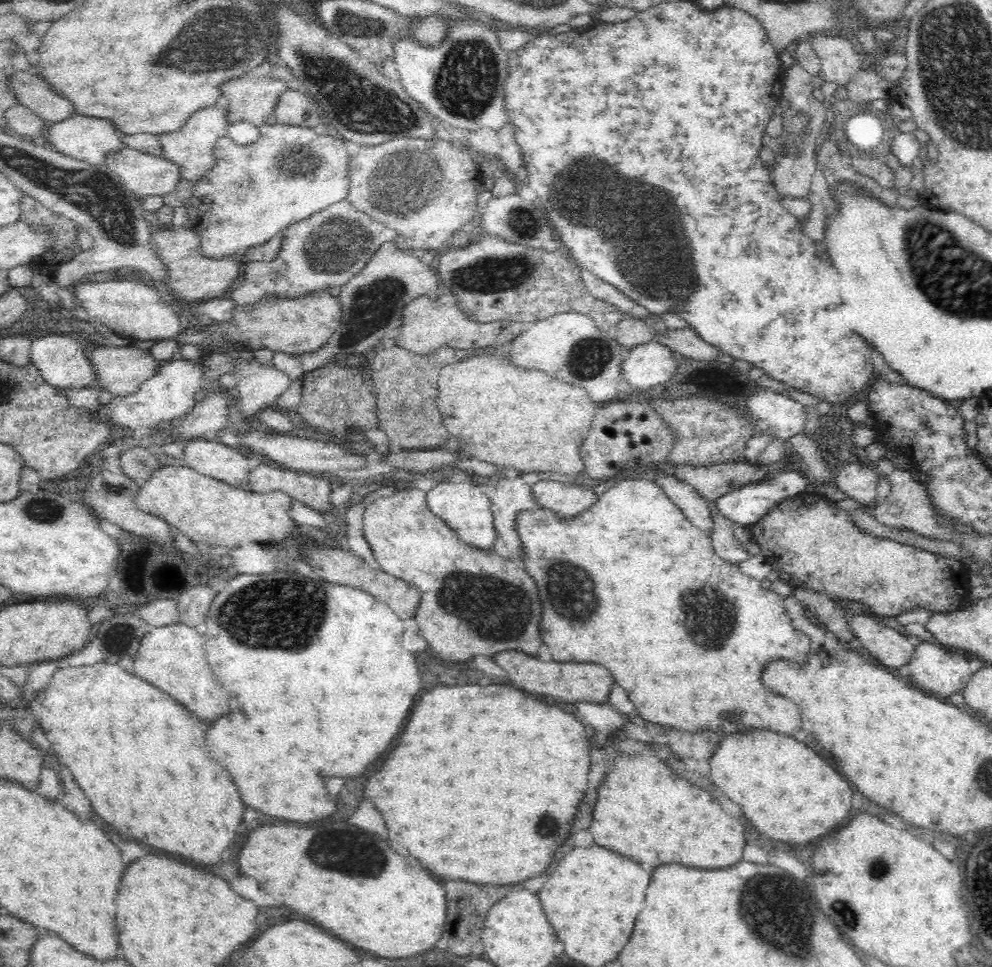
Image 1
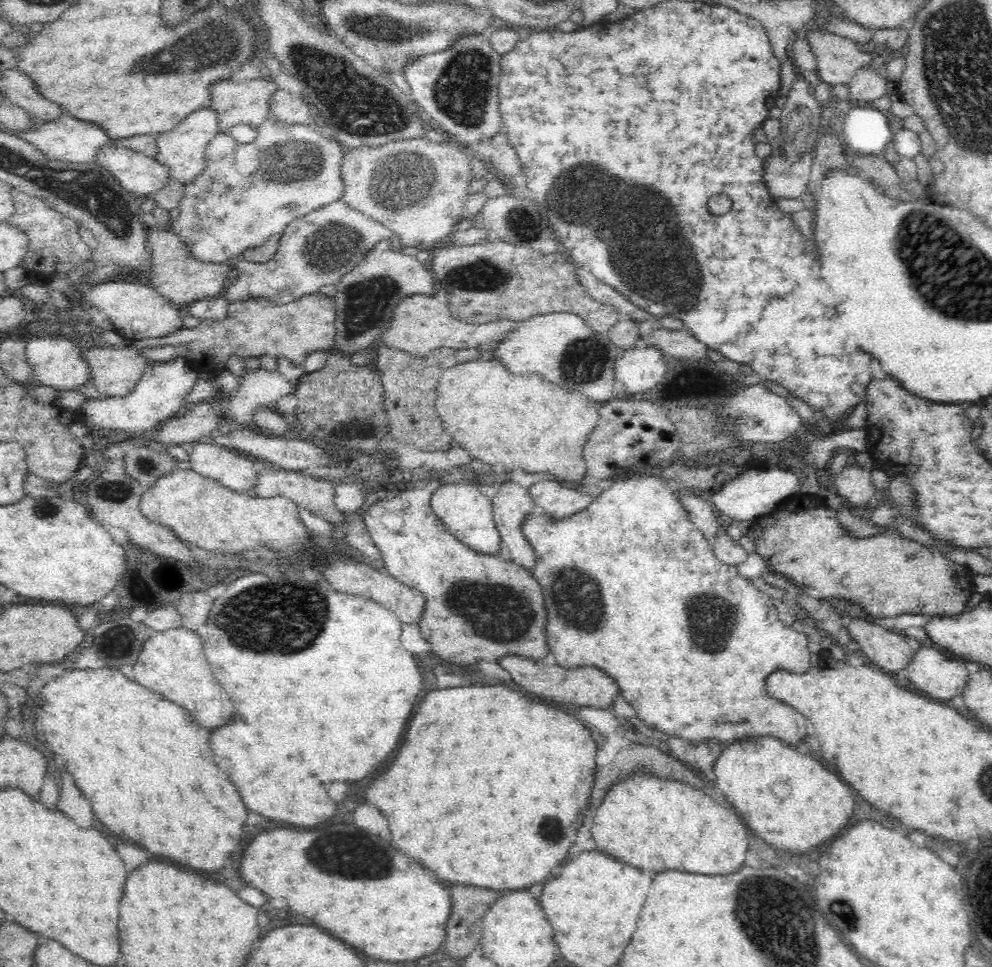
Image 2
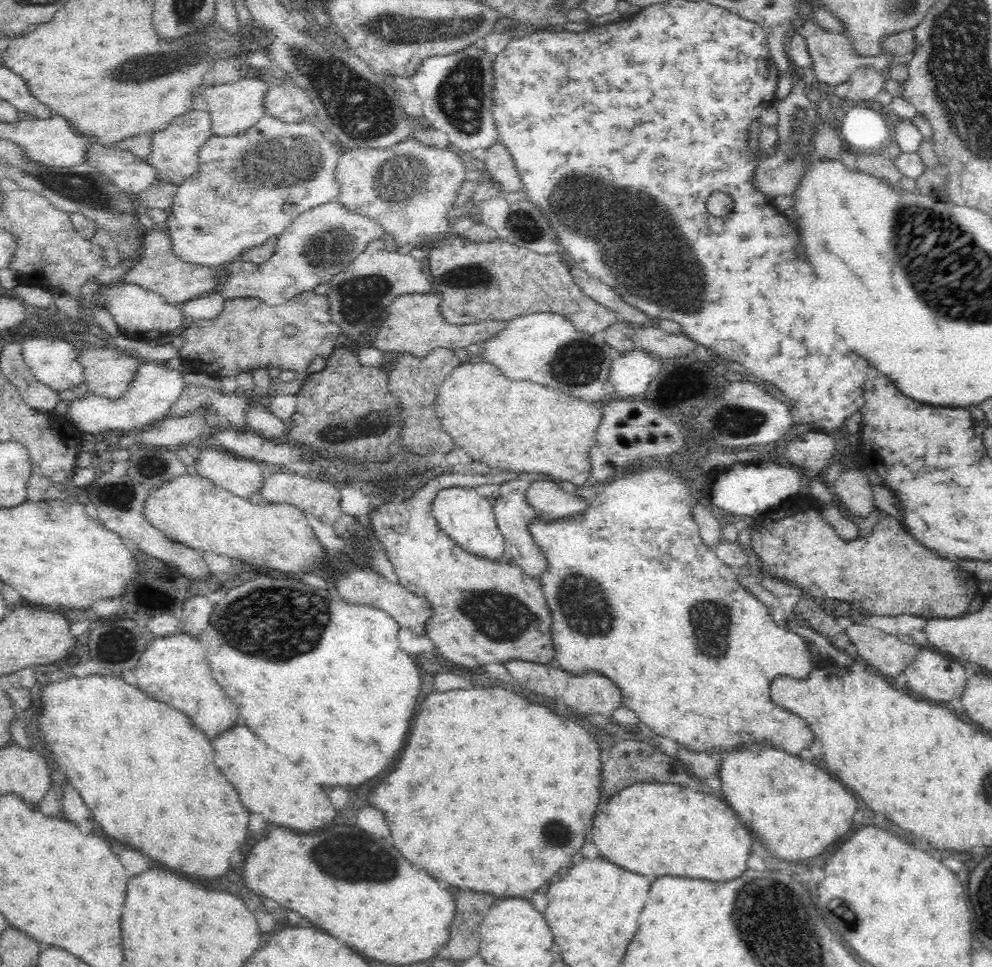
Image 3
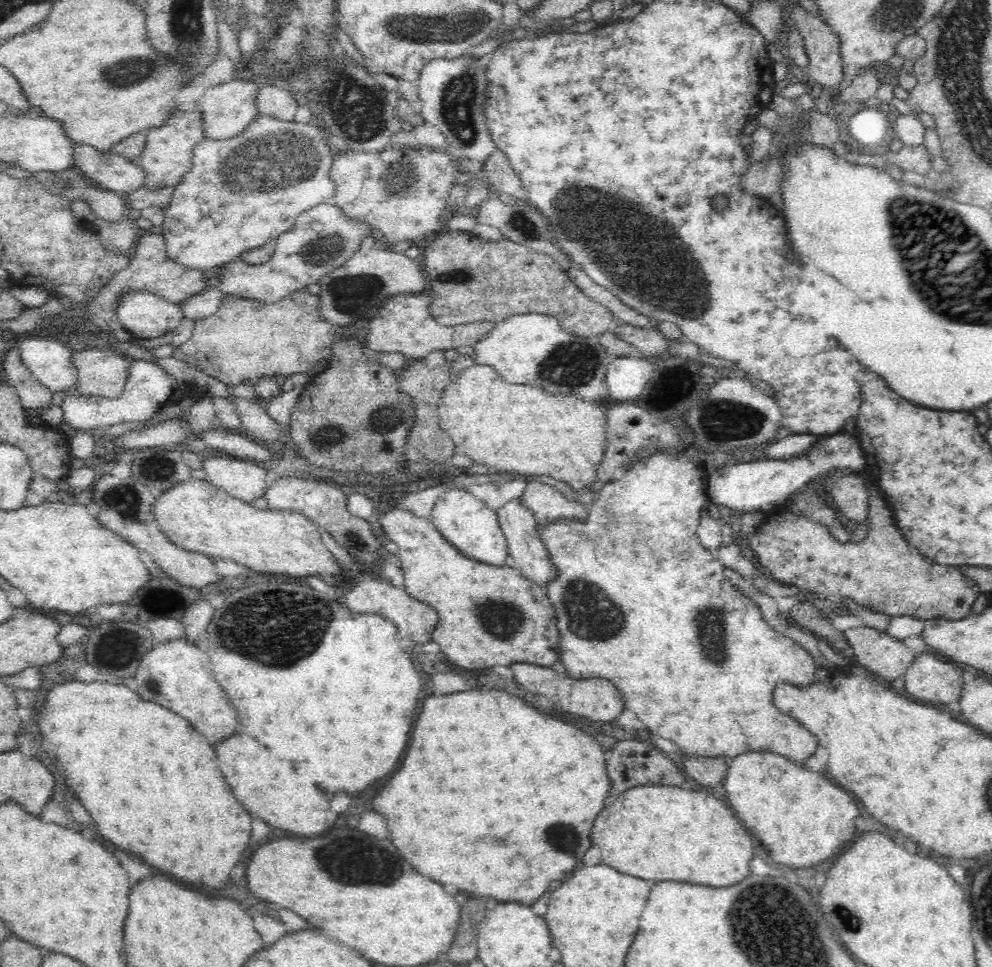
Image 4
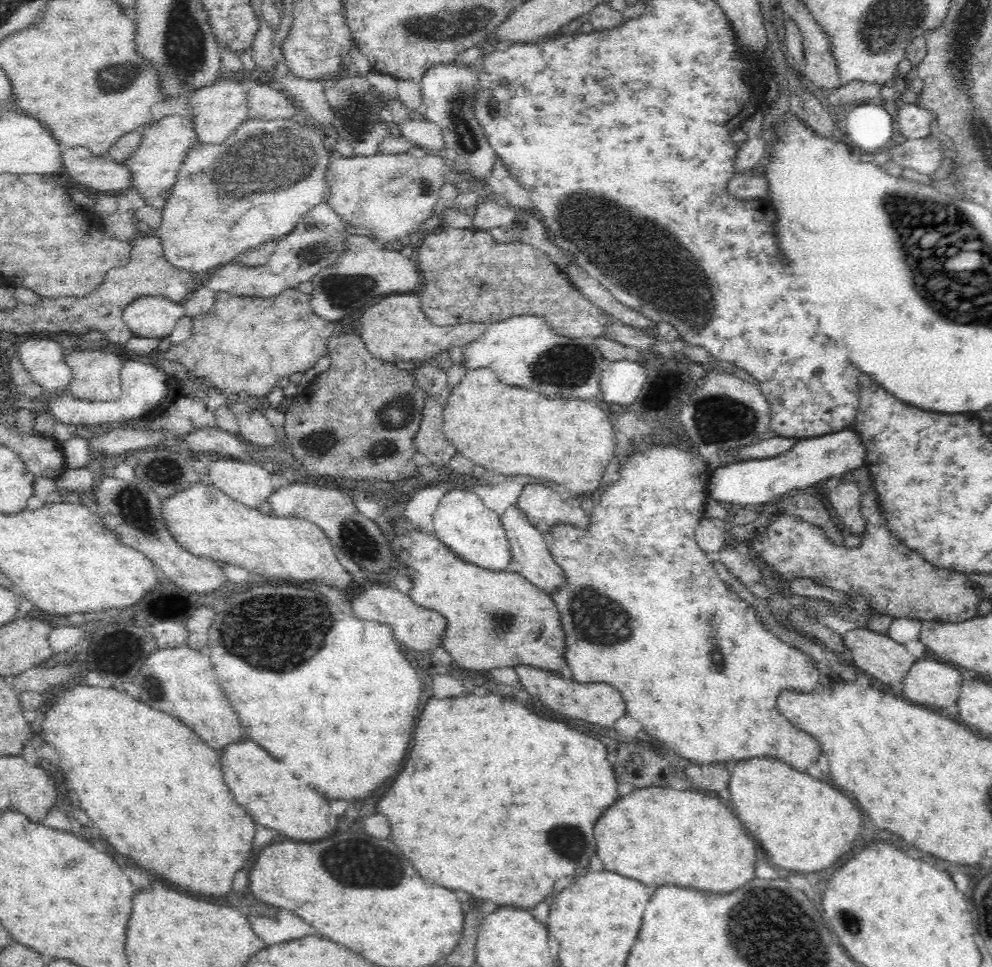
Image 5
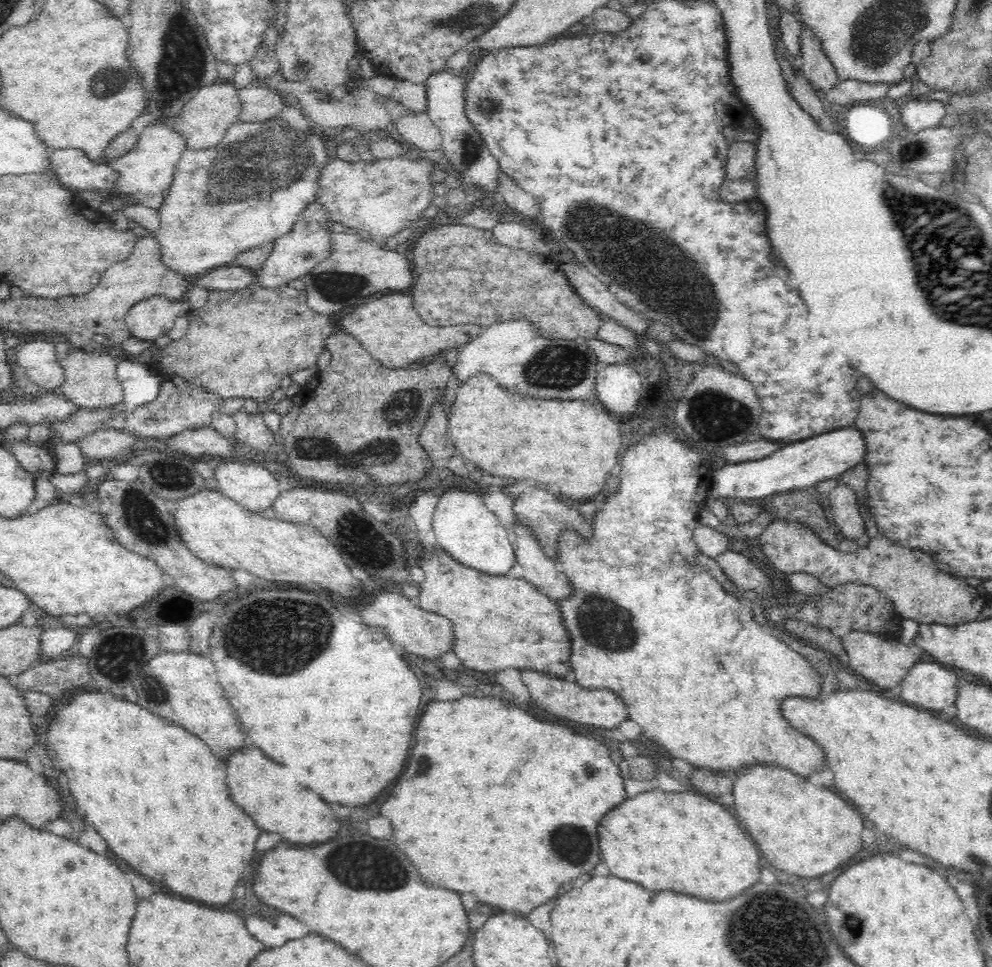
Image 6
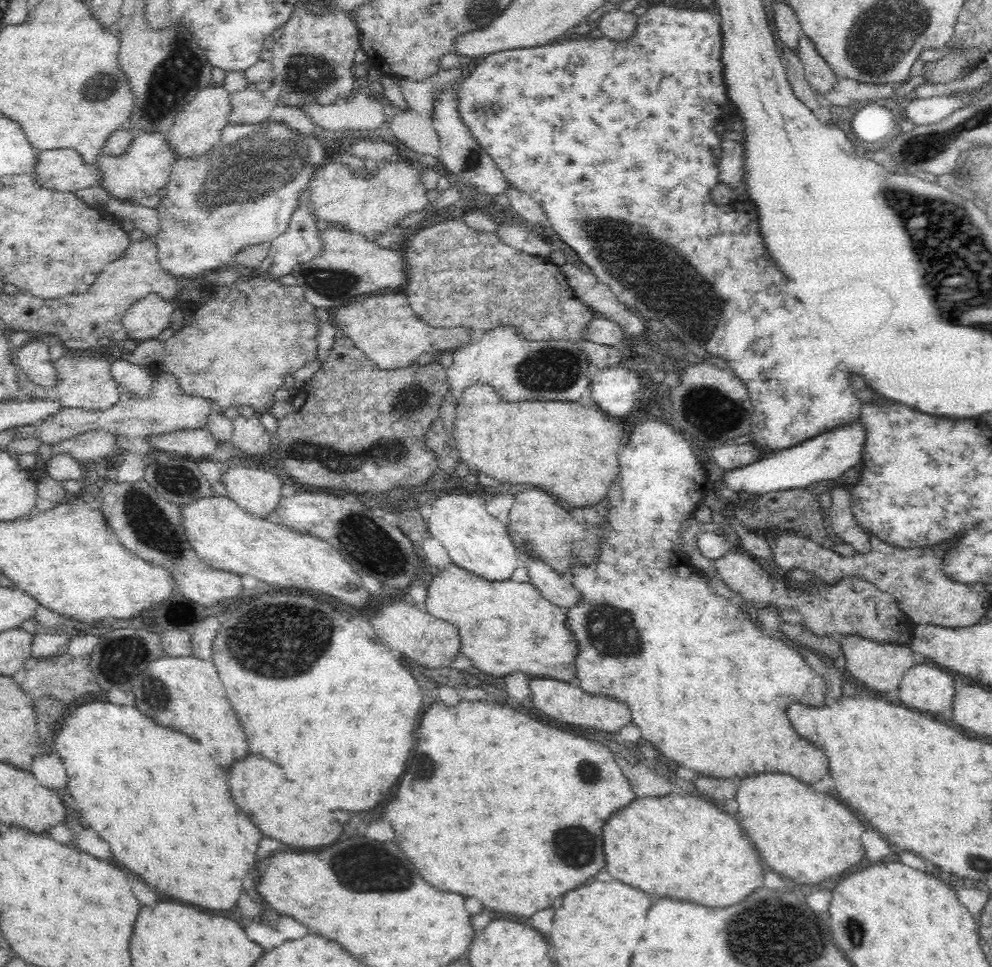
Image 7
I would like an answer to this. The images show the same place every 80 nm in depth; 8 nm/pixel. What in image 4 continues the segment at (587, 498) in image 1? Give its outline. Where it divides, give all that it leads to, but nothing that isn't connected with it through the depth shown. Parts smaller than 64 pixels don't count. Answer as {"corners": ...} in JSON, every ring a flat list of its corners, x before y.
{"corners":[[542,482,527,484,521,501,534,513,537,525,546,526,558,519,586,521,589,513,587,506,576,499,567,500,561,492]]}

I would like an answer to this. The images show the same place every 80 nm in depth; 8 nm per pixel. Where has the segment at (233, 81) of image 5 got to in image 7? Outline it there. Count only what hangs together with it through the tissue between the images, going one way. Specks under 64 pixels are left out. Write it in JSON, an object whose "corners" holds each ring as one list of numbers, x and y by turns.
{"corners":[[211,84,199,90,198,94,178,112,167,135,168,143,177,157,197,157,218,144,222,130,228,125,228,118,232,112,230,96,231,94,224,88,224,85]]}

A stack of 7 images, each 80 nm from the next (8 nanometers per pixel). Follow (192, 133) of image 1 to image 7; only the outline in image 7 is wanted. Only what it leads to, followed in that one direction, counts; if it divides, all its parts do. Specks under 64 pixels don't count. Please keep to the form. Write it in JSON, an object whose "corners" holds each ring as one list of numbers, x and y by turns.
{"corners":[[136,131,130,148,120,156,98,158,98,169,104,173,100,187,123,202,156,209,160,204,160,188,168,184,177,156,168,143,167,135,160,131]]}

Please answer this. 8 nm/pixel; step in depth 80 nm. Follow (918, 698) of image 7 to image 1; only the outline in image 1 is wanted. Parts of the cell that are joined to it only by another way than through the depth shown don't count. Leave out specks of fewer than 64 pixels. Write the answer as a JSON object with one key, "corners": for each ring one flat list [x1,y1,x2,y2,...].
{"corners":[[925,641,915,648,905,667,908,668,911,685,932,692,934,696,961,693,973,674,964,656]]}

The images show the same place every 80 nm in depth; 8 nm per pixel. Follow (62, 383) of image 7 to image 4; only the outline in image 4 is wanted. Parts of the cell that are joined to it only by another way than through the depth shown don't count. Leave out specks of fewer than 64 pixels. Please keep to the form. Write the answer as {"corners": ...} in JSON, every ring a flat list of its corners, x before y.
{"corners":[[112,349,74,352,78,382,72,391,89,399,115,399,122,396,129,375,130,362,116,356]]}

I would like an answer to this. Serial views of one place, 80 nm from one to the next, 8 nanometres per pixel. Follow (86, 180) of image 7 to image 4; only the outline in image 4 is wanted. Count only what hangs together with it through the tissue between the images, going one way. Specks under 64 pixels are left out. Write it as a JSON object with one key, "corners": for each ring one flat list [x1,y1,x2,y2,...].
{"corners":[[76,145,74,167,90,177,98,187,116,192,134,192,144,186,146,171,135,161,116,152,100,152,90,145]]}

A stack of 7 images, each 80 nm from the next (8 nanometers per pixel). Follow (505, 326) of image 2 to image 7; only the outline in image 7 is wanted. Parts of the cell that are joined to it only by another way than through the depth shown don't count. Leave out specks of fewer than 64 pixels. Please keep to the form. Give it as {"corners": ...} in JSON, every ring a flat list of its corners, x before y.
{"corners":[[404,294,364,296,348,306,335,307,332,322,339,334,348,337,352,343,378,368,392,370,415,364,422,354,440,350,458,350,470,342,474,330,470,327,436,328,426,324,408,304]]}

